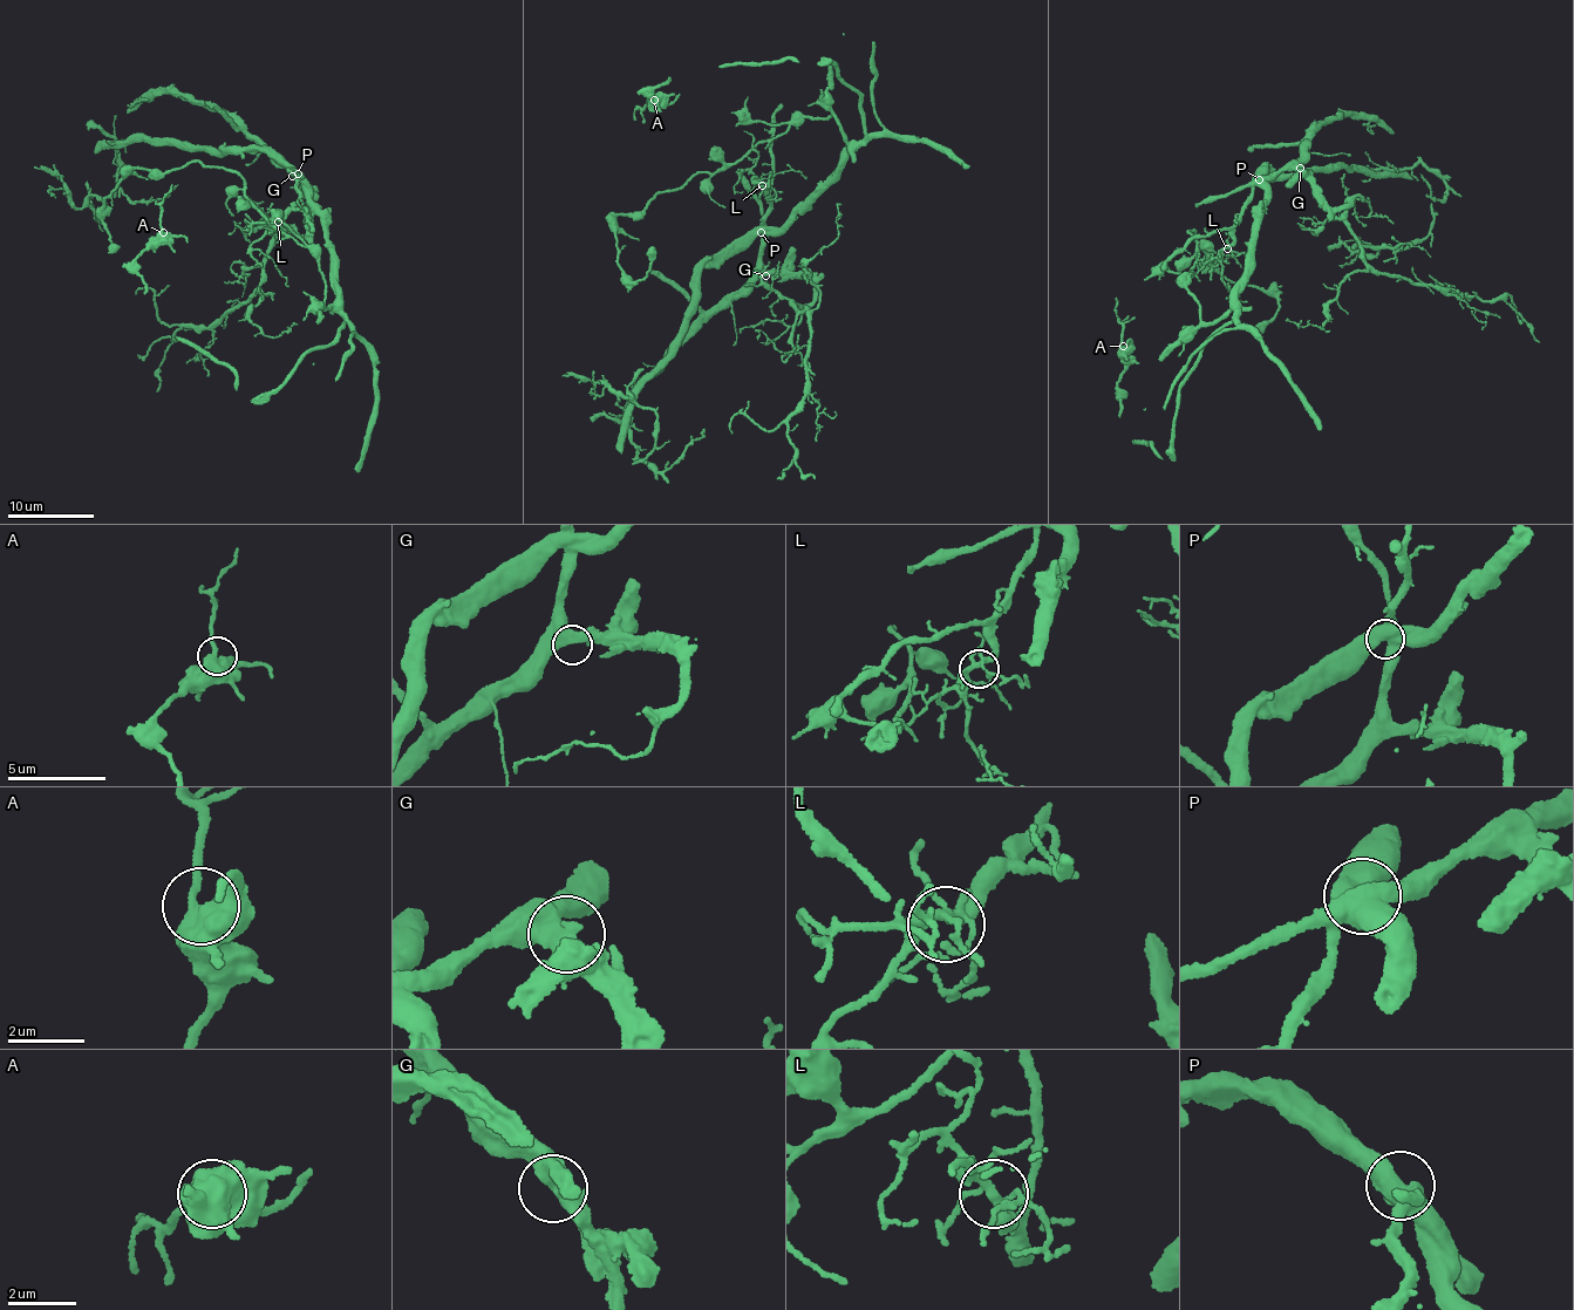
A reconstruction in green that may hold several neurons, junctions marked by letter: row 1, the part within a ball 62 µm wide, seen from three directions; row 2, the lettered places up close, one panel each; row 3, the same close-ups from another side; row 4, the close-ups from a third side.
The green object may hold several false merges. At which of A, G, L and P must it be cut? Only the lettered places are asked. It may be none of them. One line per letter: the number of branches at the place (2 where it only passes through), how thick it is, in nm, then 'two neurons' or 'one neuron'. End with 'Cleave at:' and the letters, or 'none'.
A: 2 | 500 nm | one neuron
G: 2 | 500 nm | one neuron
L: 5 | 240 nm | one neuron
P: 4 | 550 nm | one neuron
Cleave at: none

